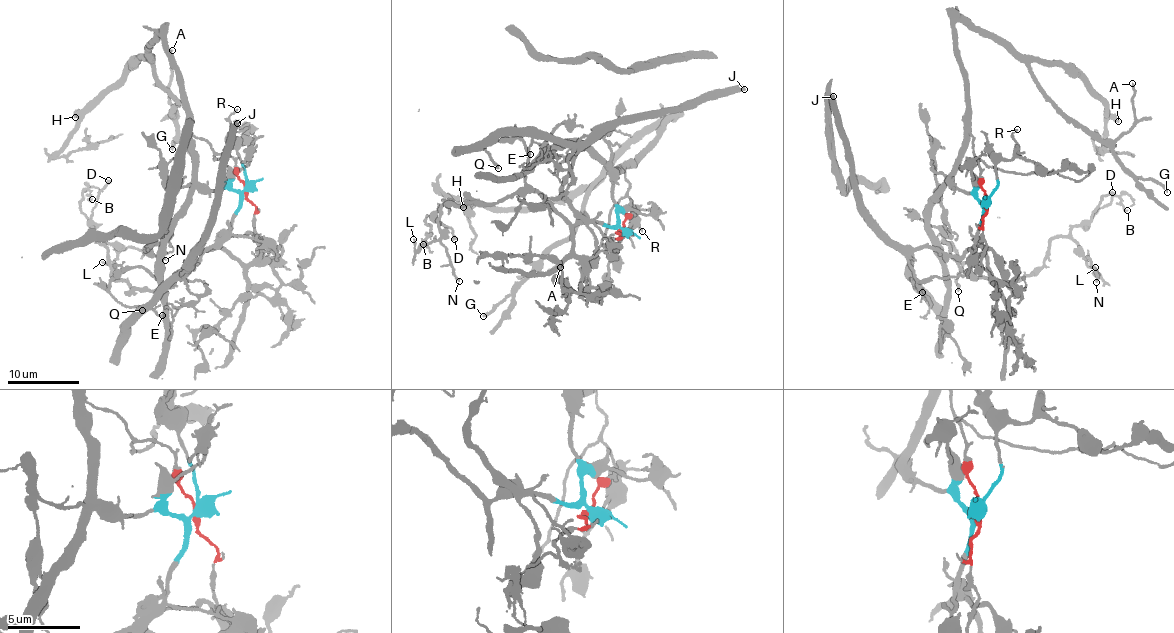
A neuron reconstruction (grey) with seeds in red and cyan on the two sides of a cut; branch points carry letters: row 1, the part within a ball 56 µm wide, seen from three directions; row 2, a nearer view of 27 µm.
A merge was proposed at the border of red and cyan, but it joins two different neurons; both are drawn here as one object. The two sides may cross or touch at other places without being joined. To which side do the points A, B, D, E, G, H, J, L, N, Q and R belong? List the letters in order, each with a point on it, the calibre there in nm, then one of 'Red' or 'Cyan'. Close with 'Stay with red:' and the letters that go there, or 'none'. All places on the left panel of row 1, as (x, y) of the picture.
A: Place: (172, 50). Thickness 170 nm. Red
B: Place: (92, 199). Thickness 160 nm. Cyan
D: Place: (108, 180). Thickness 240 nm. Cyan
E: Place: (162, 315). Thickness 140 nm. Cyan
G: Place: (172, 149). Thickness 280 nm. Red
H: Place: (75, 117). Thickness 440 nm. Red
J: Place: (237, 123). Thickness 500 nm. Cyan
L: Place: (102, 262). Thickness 160 nm. Cyan
N: Place: (165, 260). Thickness 120 nm. Cyan
Q: Place: (142, 310). Thickness 200 nm. Cyan
R: Place: (237, 109). Thickness 150 nm. Cyan
Stay with red: A, G, H

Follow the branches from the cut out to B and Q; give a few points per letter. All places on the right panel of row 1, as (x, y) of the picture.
B: (986, 204), (977, 240), (985, 251), (970, 269), (1003, 285), (1035, 273), (1054, 237), (1113, 195), (1128, 209)
Q: (986, 204), (977, 240), (985, 251), (965, 272), (960, 271), (946, 244), (962, 266), (955, 280), (957, 290)

